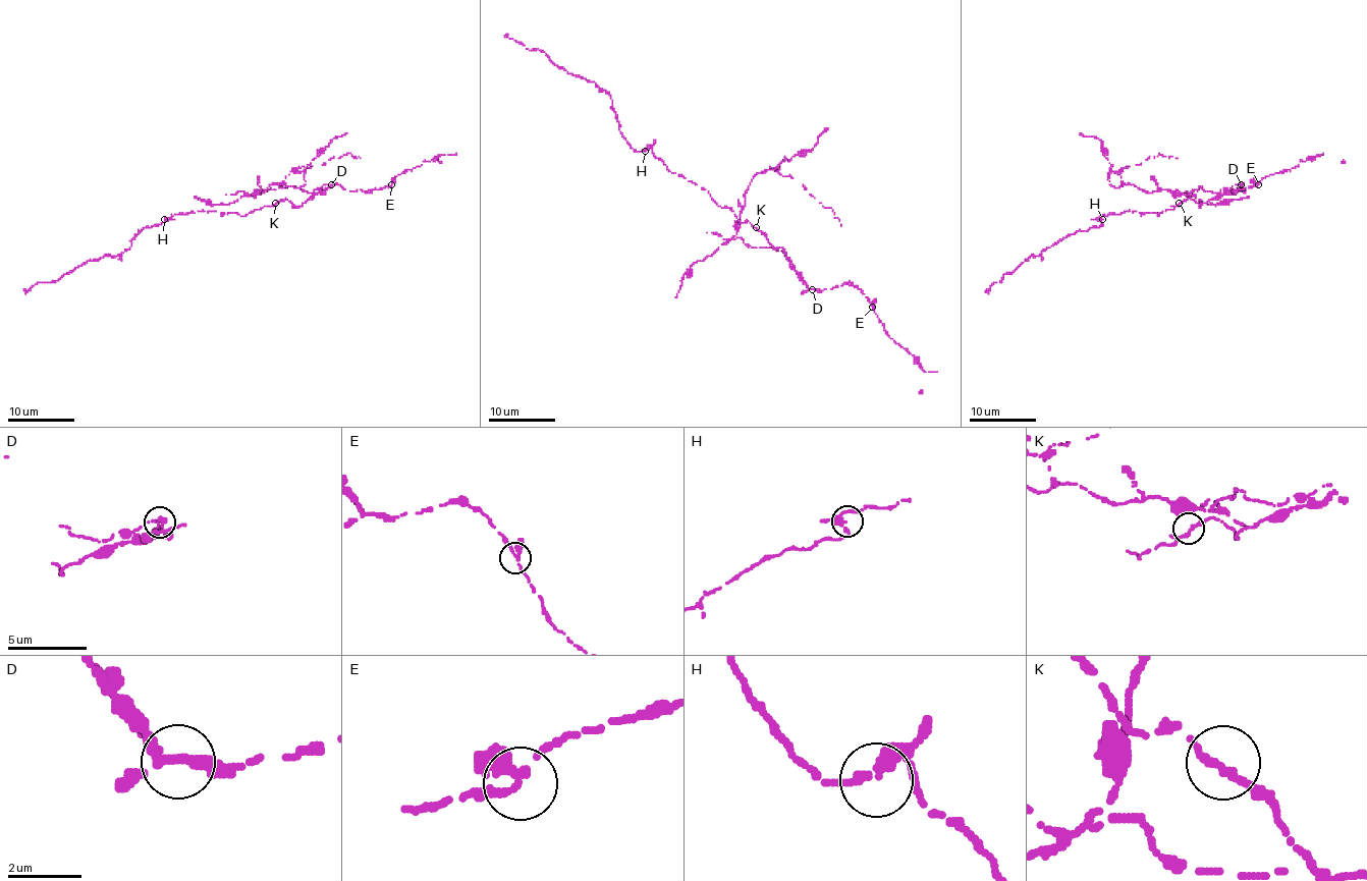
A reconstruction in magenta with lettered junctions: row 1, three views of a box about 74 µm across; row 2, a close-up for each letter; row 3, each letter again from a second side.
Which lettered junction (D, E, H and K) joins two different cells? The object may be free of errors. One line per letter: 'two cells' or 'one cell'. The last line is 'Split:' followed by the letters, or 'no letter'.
D: two cells
E: one cell
H: one cell
K: one cell
Split: D

